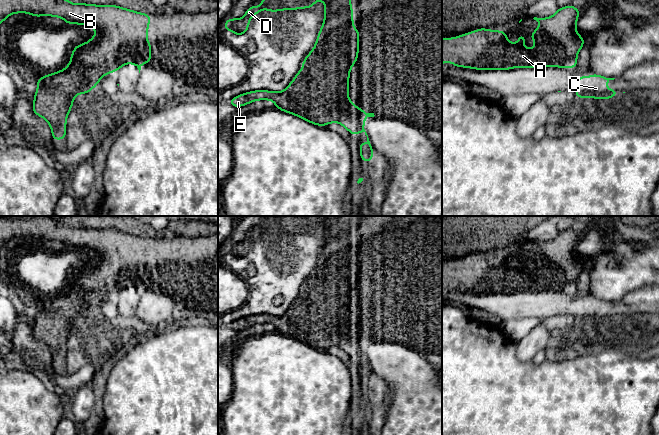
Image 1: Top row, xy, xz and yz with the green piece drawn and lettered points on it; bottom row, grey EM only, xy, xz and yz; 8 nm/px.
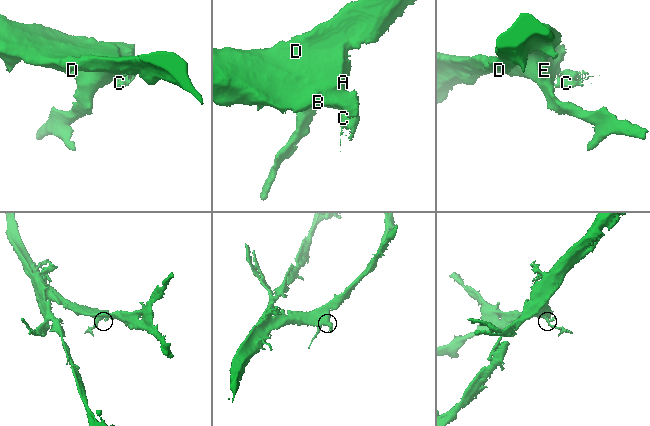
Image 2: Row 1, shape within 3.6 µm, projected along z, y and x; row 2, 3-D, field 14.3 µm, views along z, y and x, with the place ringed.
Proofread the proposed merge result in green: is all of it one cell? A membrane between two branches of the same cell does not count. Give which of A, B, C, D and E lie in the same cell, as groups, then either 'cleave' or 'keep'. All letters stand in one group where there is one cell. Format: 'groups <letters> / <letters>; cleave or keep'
groups A B D E / C; cleave

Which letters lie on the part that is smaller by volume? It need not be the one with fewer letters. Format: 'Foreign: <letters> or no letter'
Foreign: C

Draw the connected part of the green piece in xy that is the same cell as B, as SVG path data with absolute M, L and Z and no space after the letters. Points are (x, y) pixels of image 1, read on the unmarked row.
M0 216L0 248L11 238L23 236L37 241L60 241L66 248L87 249L97 255L89 266L73 273L71 284L65 293L37 303L38 312L32 336L49 347L53 364L66 363L66 343L76 318L90 316L104 299L114 297L117 289L128 282L140 288L151 286L151 268L147 264L150 238L115 229L73 228L63 221L48 217L21 220Z

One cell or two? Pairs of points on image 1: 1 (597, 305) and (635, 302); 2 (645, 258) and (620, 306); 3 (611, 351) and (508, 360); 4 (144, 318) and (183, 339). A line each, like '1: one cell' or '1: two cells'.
1: one cell
2: two cells
3: one cell
4: two cells

